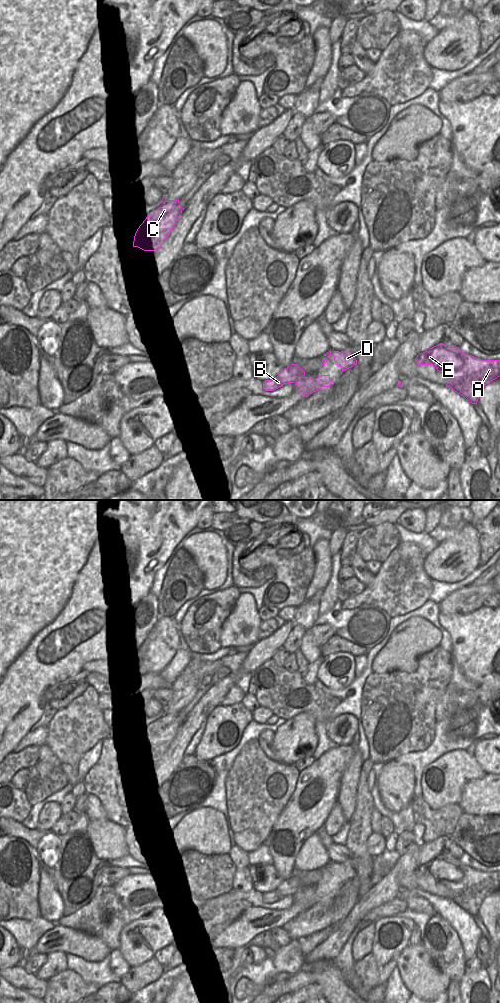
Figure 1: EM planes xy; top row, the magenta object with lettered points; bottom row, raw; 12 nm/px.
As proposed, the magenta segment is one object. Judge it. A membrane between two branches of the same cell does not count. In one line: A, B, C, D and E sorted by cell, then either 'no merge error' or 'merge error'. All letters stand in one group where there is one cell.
groups A C D E / B; merge error

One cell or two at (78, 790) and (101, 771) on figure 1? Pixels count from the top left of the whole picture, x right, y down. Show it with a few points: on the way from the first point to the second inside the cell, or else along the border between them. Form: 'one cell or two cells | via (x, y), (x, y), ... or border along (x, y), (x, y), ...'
two cells | border along (82, 781), (85, 791)

